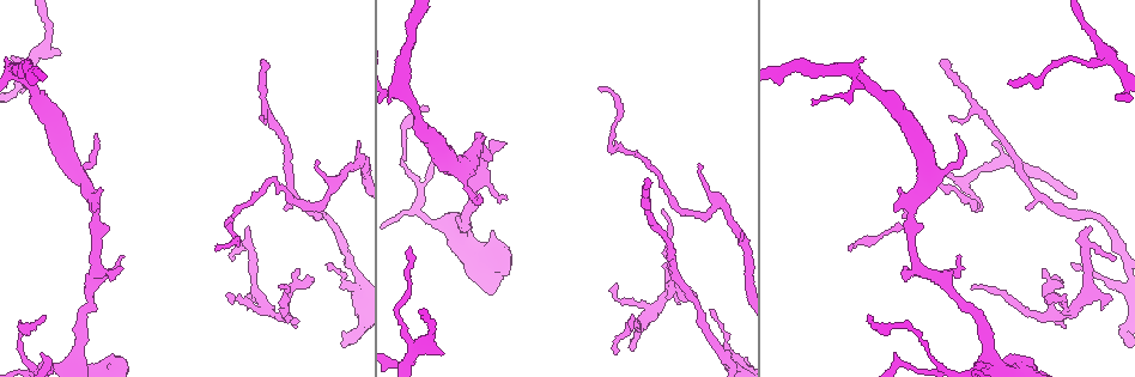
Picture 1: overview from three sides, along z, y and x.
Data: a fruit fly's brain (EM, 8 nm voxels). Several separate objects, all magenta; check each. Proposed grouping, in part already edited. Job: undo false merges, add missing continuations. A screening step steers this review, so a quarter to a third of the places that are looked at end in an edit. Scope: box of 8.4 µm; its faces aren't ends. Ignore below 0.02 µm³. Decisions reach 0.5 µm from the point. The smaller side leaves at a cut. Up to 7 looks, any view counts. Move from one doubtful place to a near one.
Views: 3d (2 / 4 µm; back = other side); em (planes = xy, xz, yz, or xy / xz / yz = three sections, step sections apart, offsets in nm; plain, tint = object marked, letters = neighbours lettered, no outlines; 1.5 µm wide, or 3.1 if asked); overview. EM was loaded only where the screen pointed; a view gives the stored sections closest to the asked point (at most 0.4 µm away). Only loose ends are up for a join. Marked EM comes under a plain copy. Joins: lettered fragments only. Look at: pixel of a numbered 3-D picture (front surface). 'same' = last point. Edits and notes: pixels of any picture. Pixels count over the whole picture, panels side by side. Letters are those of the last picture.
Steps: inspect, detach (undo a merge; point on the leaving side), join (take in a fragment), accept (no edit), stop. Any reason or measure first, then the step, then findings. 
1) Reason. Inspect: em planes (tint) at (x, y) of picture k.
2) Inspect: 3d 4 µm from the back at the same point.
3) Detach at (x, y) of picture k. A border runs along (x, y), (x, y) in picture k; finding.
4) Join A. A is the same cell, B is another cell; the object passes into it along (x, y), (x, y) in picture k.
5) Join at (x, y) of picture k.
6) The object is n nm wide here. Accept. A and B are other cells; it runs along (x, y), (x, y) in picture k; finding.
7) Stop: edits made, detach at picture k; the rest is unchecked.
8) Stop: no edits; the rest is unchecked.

Free end. Inspect: 3d 4 µm at (312, 278) of picture 1.

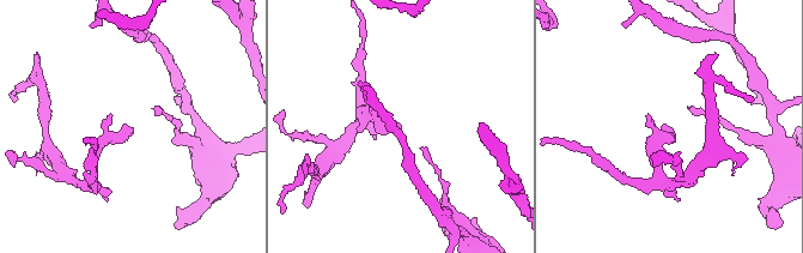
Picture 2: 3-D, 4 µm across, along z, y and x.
Need the tissue. Inspect: em xz step 4 (tint) at (673, 134) of picture 2.

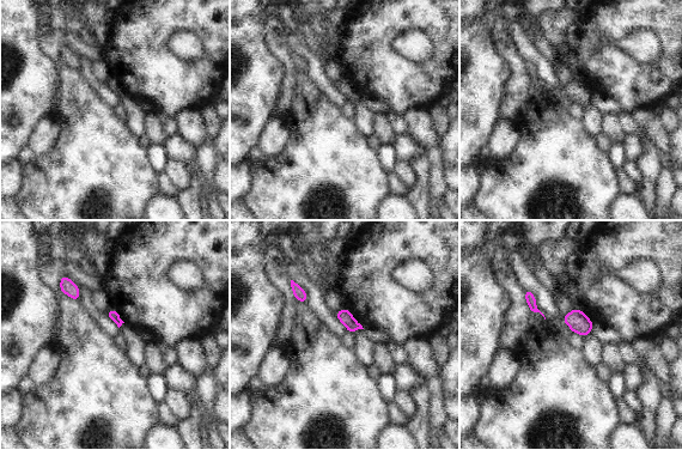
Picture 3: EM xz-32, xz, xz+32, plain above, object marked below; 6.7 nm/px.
Inspect: em planes (letters) at the same point.

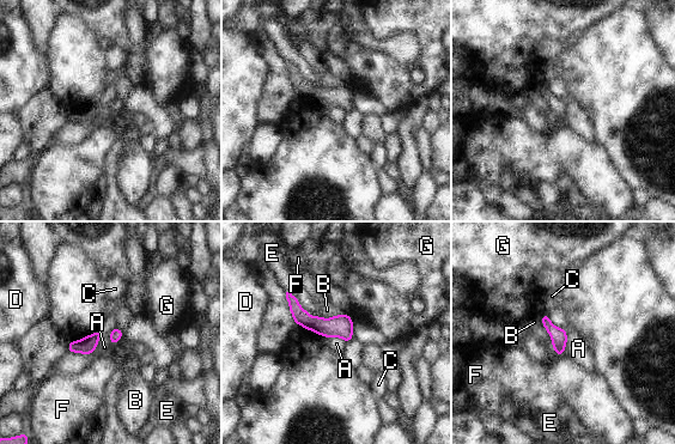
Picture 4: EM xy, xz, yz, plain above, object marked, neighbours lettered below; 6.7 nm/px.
Accept. A, B, C, D, E, F and G are other cells; no lettered fragment goes on from it.

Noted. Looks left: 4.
Branch stops here. Inspect: 3d 2 µm at (1091, 228) of picture 1.

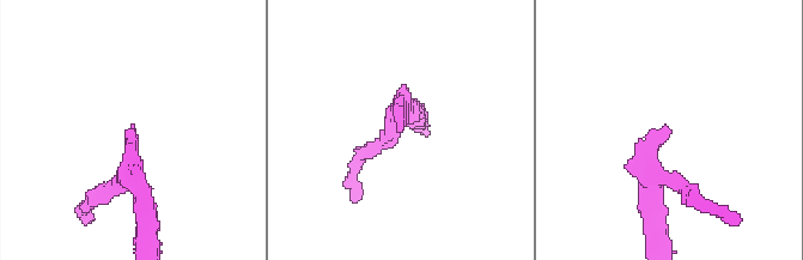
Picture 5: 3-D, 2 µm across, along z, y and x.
Inspect: em planes (tint) at (664, 126) of picture 5.

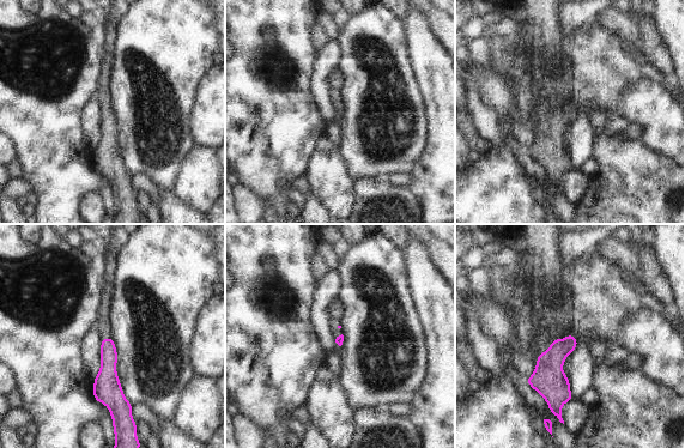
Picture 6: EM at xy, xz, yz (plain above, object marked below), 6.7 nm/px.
What lies round it. Inspect: em planes (letters) at the same point.

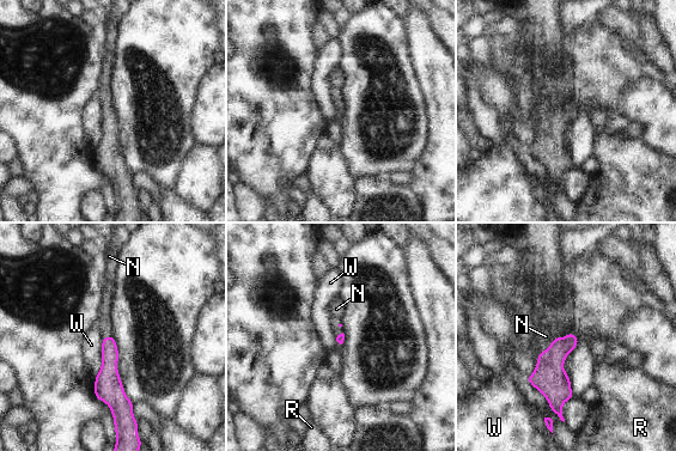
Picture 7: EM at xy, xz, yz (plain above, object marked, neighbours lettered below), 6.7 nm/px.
Join N. N is the same cell, R and W are other cells; the object passes into it along (549, 378), (550, 347), (546, 336) in picture 7; it goes on there.

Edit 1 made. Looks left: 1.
Stop: edits made, join at picture 7; the rest is unchecked.

